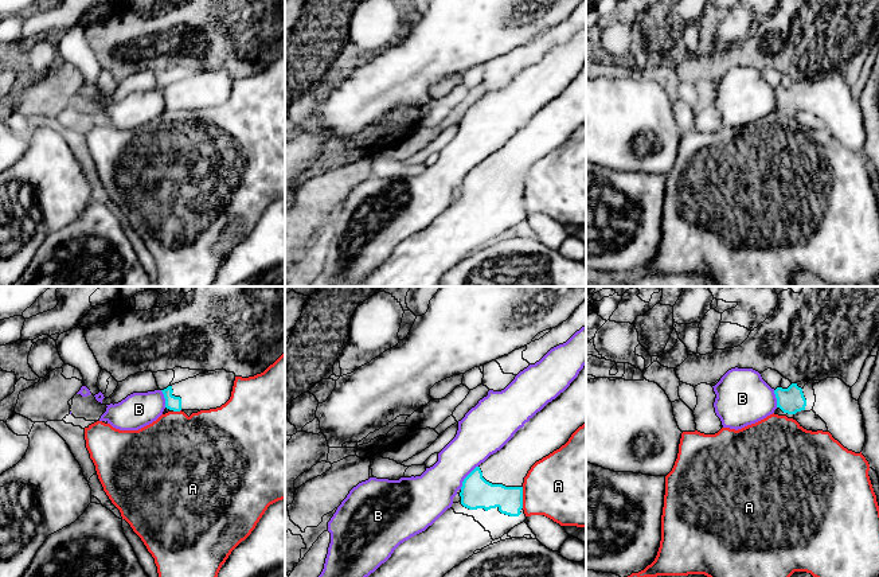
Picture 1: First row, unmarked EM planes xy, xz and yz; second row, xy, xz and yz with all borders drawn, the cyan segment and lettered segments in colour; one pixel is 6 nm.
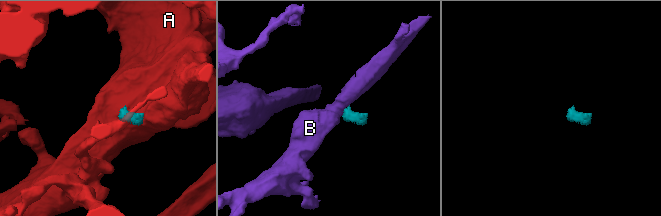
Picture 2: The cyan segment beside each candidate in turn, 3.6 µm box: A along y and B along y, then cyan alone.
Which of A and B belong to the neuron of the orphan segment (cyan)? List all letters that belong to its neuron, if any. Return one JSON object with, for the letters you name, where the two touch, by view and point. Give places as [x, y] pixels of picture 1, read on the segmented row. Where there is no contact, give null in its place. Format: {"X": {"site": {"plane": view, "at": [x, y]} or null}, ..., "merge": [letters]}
{"merge": []}

